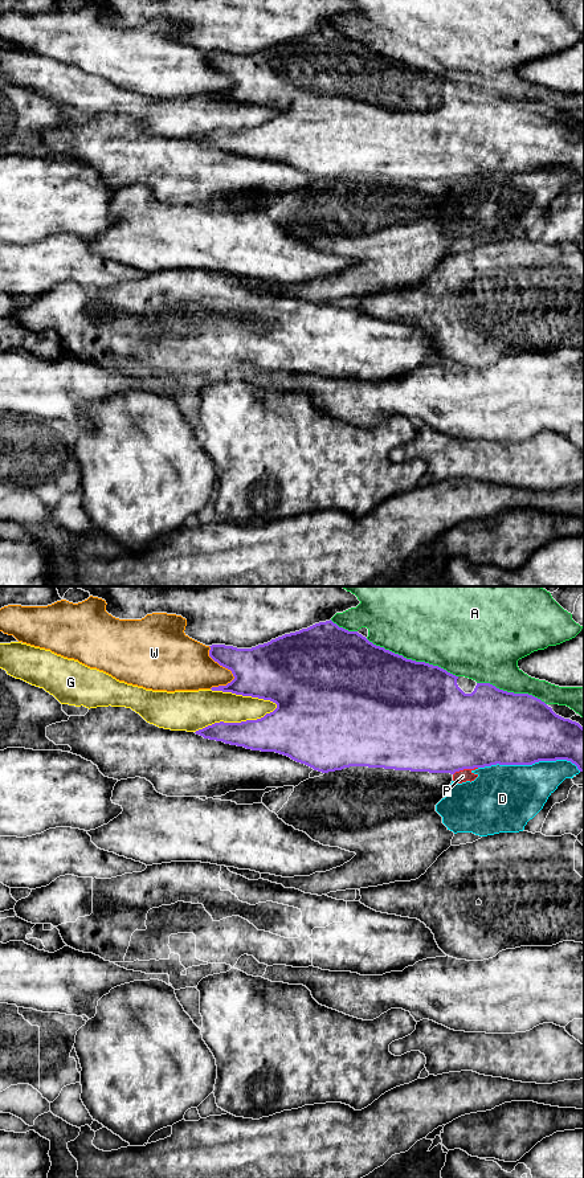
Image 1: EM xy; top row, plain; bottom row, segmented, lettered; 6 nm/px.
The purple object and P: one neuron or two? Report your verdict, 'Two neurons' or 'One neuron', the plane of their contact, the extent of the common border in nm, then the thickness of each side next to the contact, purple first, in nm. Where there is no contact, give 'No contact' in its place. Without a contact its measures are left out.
Two neurons. Touches purple in xy. Shared border 160 nm. Thickness 500 nm (purple) against 80 nm

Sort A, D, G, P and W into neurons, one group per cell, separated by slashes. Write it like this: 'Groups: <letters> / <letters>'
Groups: A / D P / G / W

